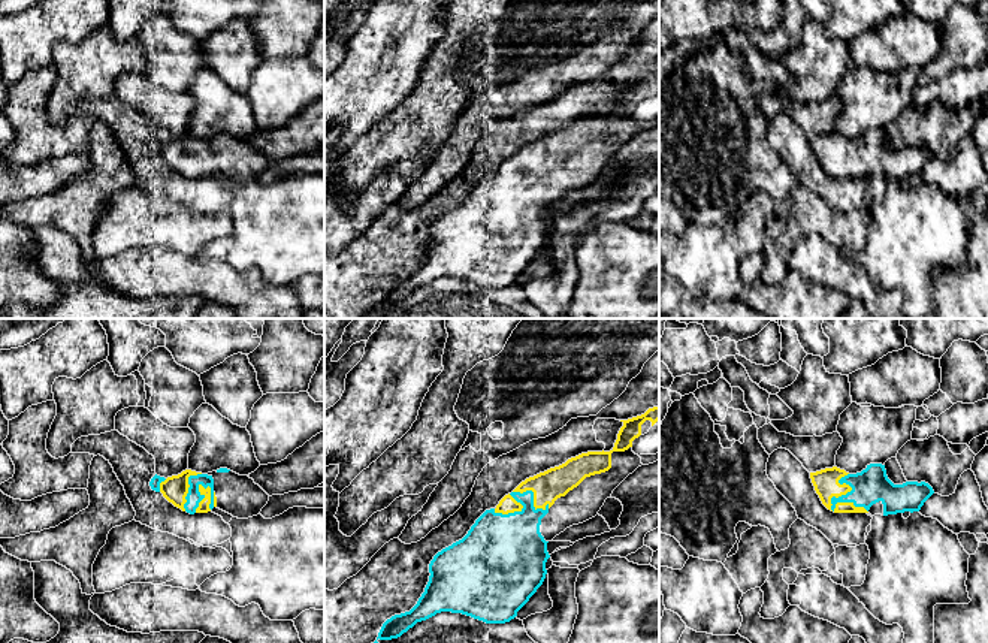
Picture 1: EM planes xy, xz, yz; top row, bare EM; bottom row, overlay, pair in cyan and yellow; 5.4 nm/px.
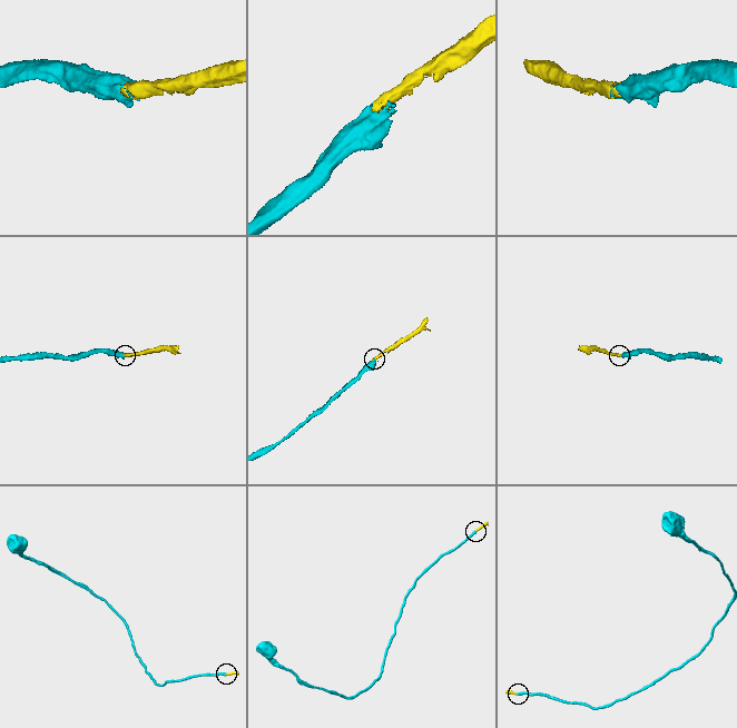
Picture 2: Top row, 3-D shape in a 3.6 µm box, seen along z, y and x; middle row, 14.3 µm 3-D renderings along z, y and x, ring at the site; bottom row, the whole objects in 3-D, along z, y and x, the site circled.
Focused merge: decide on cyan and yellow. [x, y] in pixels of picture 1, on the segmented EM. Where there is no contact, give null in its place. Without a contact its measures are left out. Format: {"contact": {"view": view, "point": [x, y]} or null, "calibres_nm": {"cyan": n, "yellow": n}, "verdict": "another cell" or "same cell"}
{"contact": {"view": "yz", "point": [831, 500]}, "calibres_nm": {"cyan": 190, "yellow": 140}, "verdict": "same cell"}

